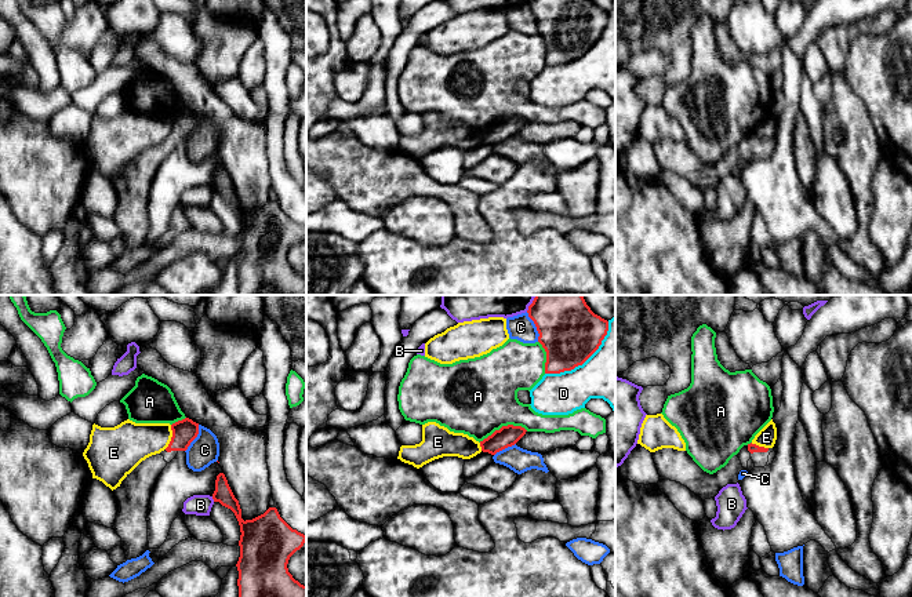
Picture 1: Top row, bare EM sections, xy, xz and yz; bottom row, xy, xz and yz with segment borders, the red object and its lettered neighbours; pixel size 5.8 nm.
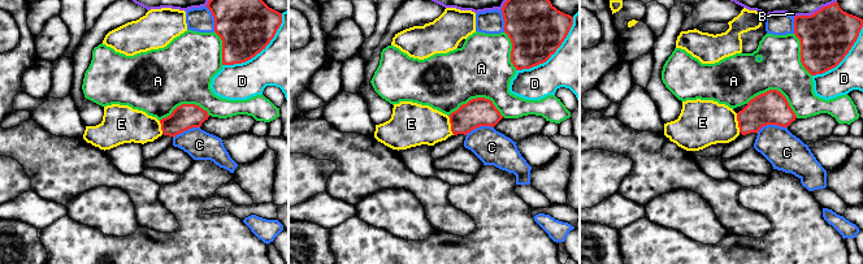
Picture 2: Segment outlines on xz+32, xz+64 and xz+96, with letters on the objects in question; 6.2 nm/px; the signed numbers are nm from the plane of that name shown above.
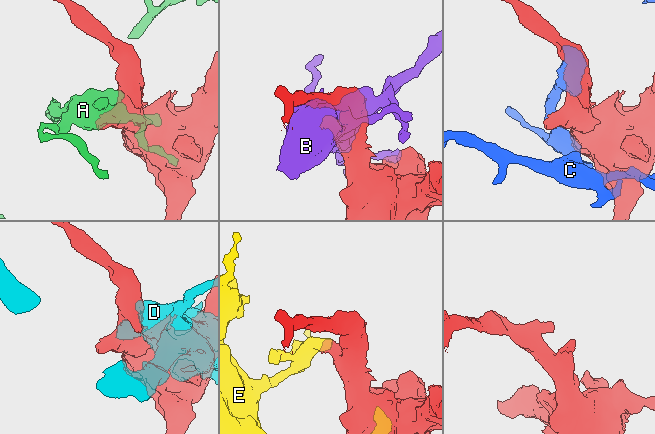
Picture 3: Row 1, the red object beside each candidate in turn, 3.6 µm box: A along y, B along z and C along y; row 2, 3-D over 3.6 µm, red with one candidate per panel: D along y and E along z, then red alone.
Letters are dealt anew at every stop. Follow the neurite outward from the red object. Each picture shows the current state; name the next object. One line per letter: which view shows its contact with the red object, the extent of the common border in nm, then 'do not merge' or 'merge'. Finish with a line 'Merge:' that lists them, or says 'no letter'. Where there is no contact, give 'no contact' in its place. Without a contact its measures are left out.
A: xz | 300 nm | do not merge
B: xy | 40 nm | do not merge
C: xz | 190 nm | do not merge
D: xz | 480 nm | do not merge
E: xy | 150 nm | do not merge
Merge: no letter

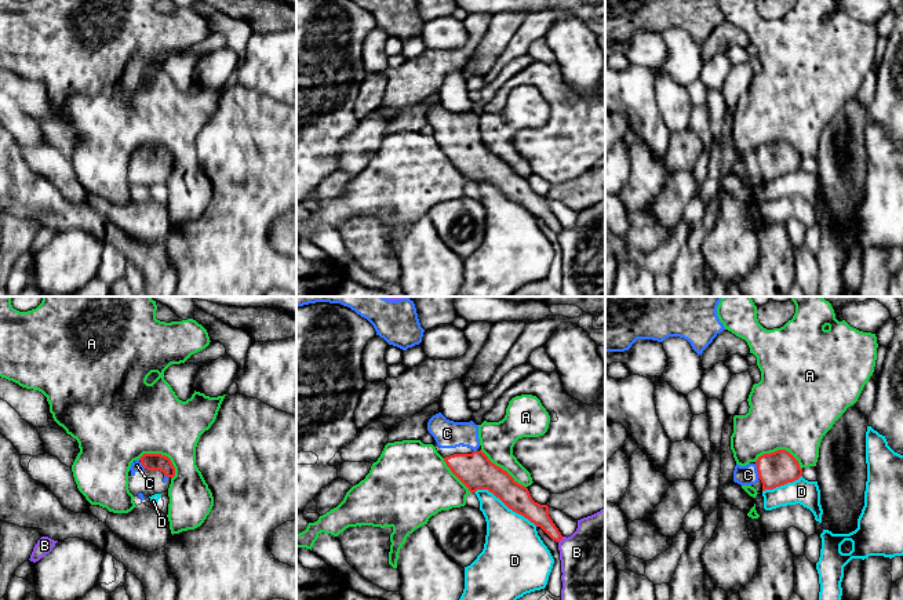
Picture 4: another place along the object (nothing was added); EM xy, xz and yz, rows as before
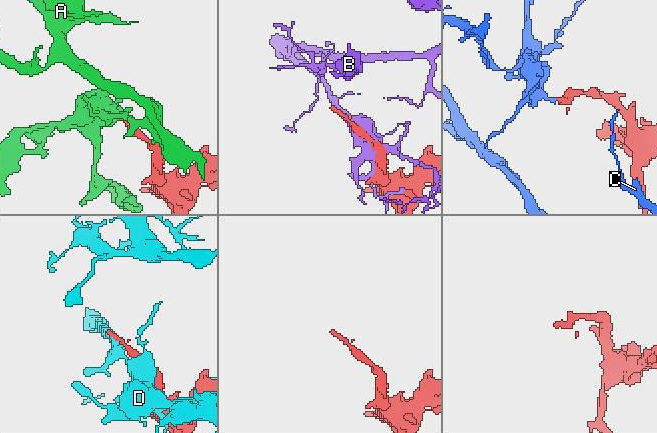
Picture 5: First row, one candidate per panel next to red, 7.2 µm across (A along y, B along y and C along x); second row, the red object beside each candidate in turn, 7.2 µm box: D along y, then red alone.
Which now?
A: yz | 280 nm | do not merge
B: xz | 50 nm | do not merge
C: yz | 90 nm | merge
D: xz | 420 nm | do not merge
Merge: C

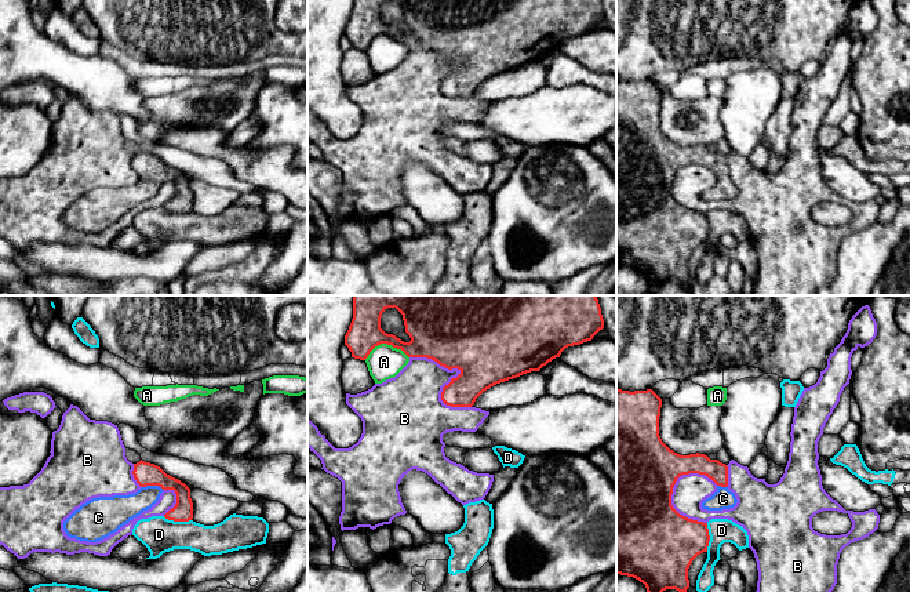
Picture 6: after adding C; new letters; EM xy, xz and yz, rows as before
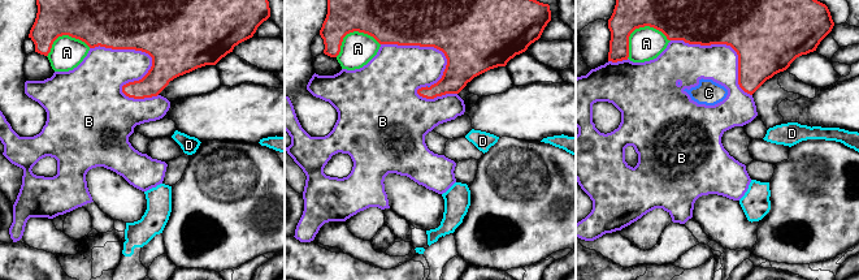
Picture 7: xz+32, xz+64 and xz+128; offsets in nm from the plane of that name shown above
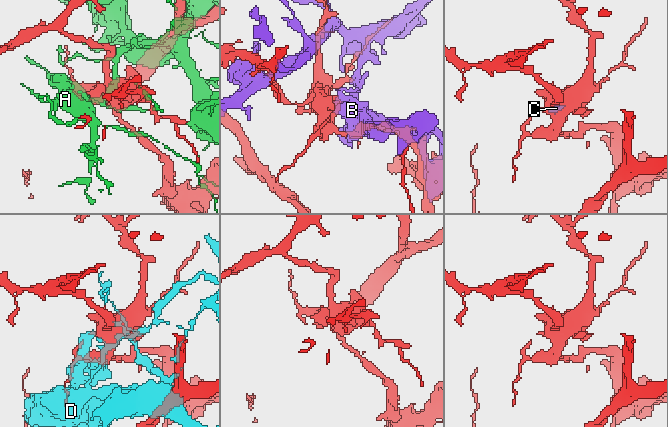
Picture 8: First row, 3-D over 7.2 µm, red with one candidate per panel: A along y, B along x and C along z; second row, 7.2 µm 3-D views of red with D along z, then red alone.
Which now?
A: xz | 260 nm | do not merge
B: xz | 460 nm | do not merge
C: xy | 140 nm | merge
D: yz | 170 nm | do not merge
Merge: C

